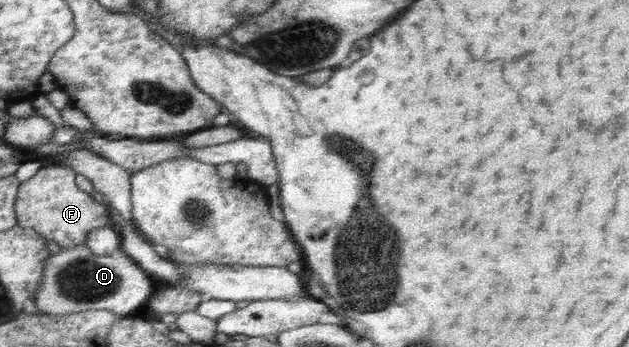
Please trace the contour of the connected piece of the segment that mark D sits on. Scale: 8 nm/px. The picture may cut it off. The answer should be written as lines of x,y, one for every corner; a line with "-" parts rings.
82,243
49,256
34,301
40,313
49,315
107,310
121,317
135,314
153,292
153,277
129,256
121,251
111,256
95,255

